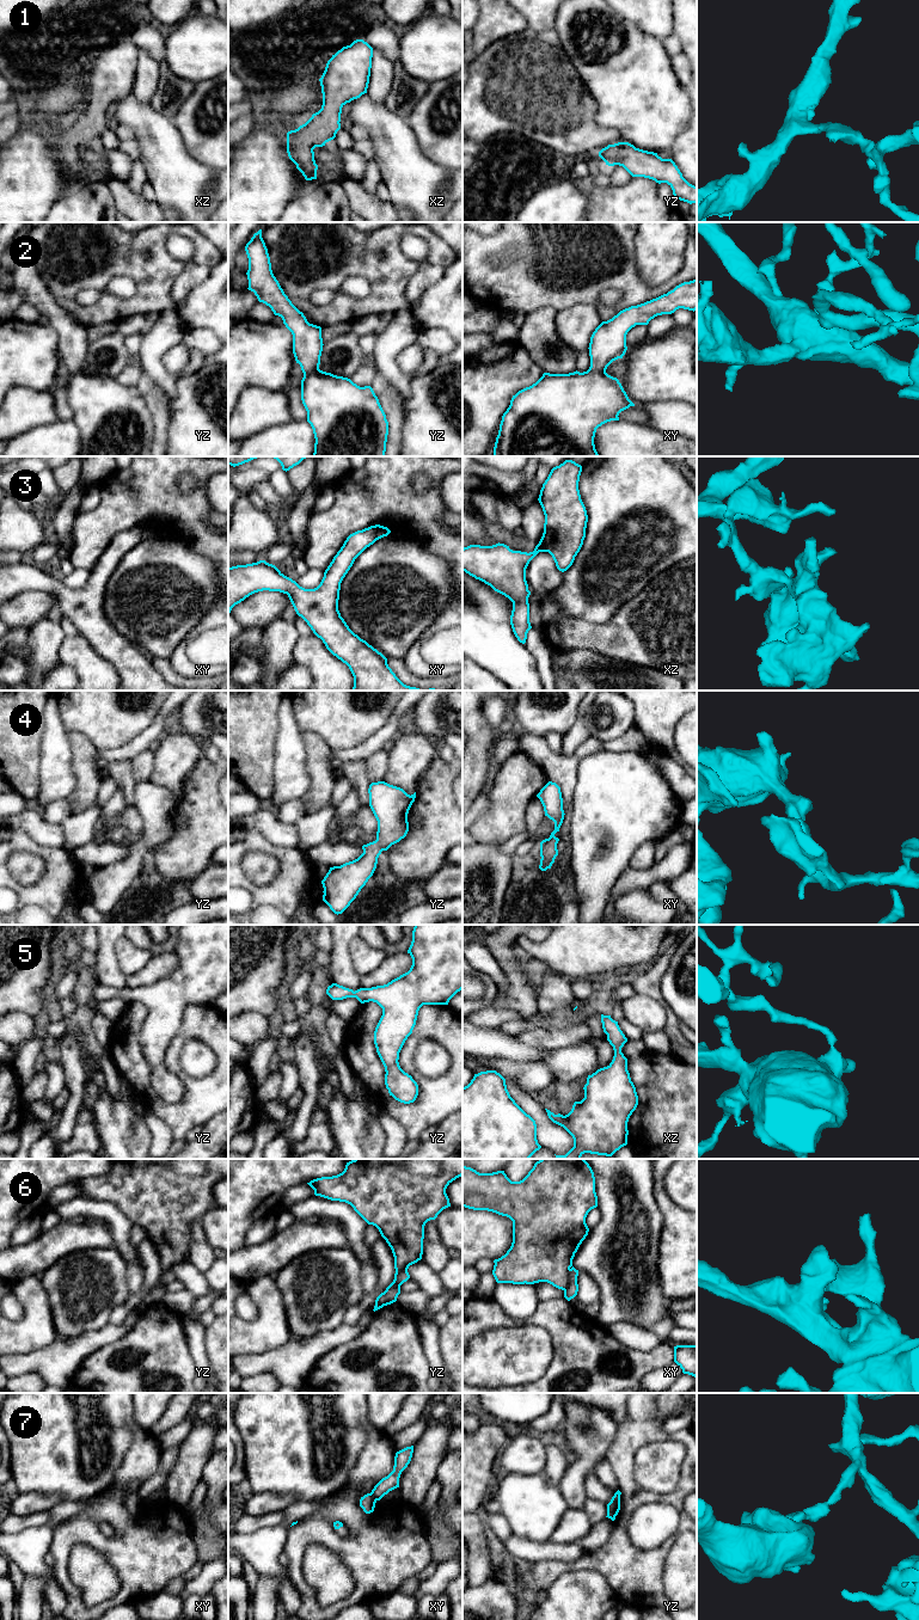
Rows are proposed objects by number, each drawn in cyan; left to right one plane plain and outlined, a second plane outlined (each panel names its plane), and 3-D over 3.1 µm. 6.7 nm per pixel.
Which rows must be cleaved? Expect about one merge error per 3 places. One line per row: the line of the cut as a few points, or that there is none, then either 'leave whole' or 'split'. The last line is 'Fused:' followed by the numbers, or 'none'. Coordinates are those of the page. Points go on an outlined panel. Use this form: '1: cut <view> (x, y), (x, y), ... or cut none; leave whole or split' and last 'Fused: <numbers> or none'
1: cut none; leave whole
2: cut none; leave whole
3: cut none; leave whole
4: cut none; leave whole
5: cut none; leave whole
6: cut yz (406, 1270), (400, 1270), (396, 1275), (394, 1283), (385, 1292); split
7: cut xy (371, 1492), (375, 1501); split
Fused: 6, 7

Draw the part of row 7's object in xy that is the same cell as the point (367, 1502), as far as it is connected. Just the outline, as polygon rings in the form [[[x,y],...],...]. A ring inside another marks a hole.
[[[367,1493],[360,1499],[360,1507],[363,1509],[366,1514],[370,1514],[374,1511],[375,1508],[375,1498],[372,1496],[372,1493]]]

